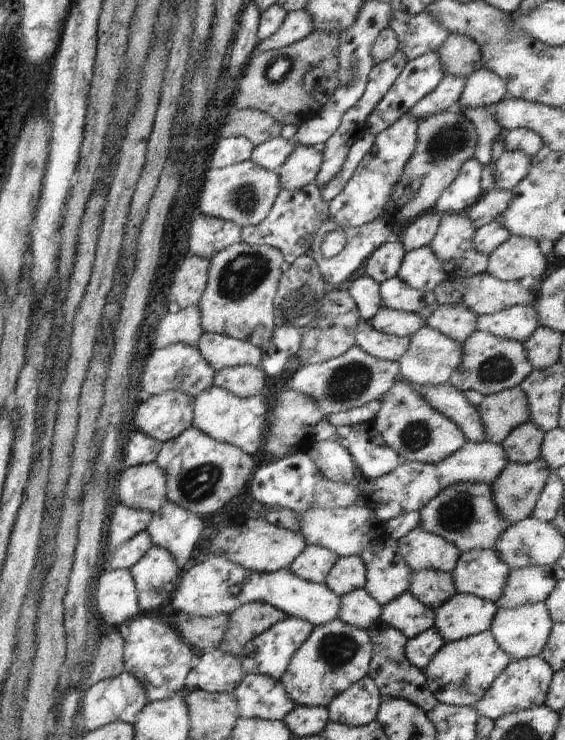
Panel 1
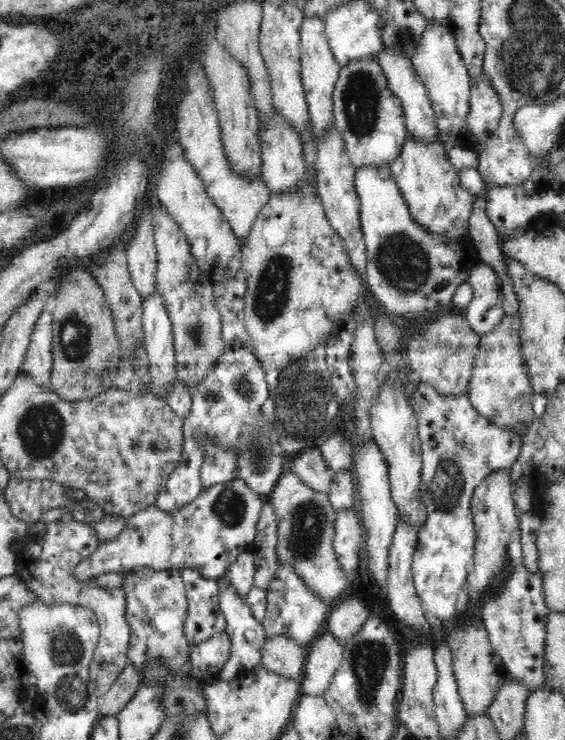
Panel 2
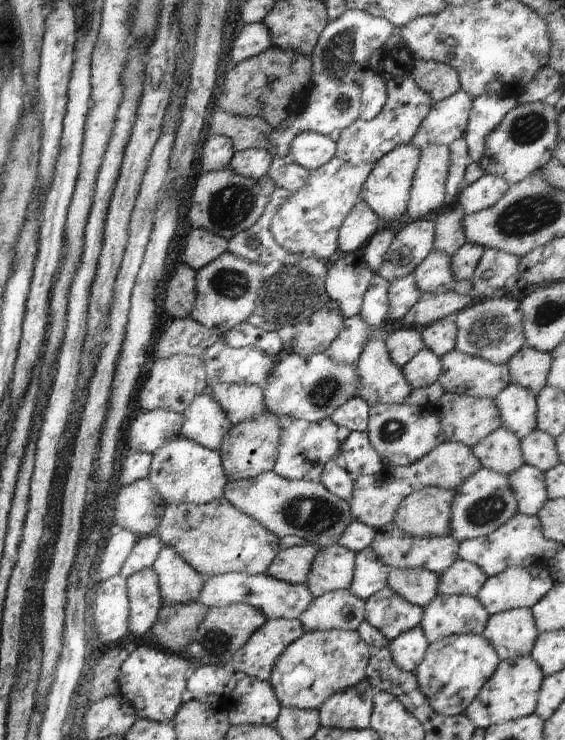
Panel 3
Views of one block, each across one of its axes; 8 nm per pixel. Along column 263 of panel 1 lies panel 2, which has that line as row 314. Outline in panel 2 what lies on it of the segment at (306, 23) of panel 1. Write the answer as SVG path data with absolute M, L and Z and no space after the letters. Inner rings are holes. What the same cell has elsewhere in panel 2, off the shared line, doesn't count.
M51 296L46 300L46 304L40 318L36 320L30 344L24 358L23 373L38 386L50 389L52 382L52 332L53 318L52 312L55 309L55 298Z

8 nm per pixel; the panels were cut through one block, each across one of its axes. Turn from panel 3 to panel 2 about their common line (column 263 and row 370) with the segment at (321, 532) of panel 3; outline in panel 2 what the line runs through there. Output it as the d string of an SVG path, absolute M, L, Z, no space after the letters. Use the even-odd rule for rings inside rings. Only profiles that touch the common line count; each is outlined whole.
M505 314L490 332L481 336L467 395L478 414L492 424L524 435L537 416L533 409L535 392L521 353L520 327L517 314Z

